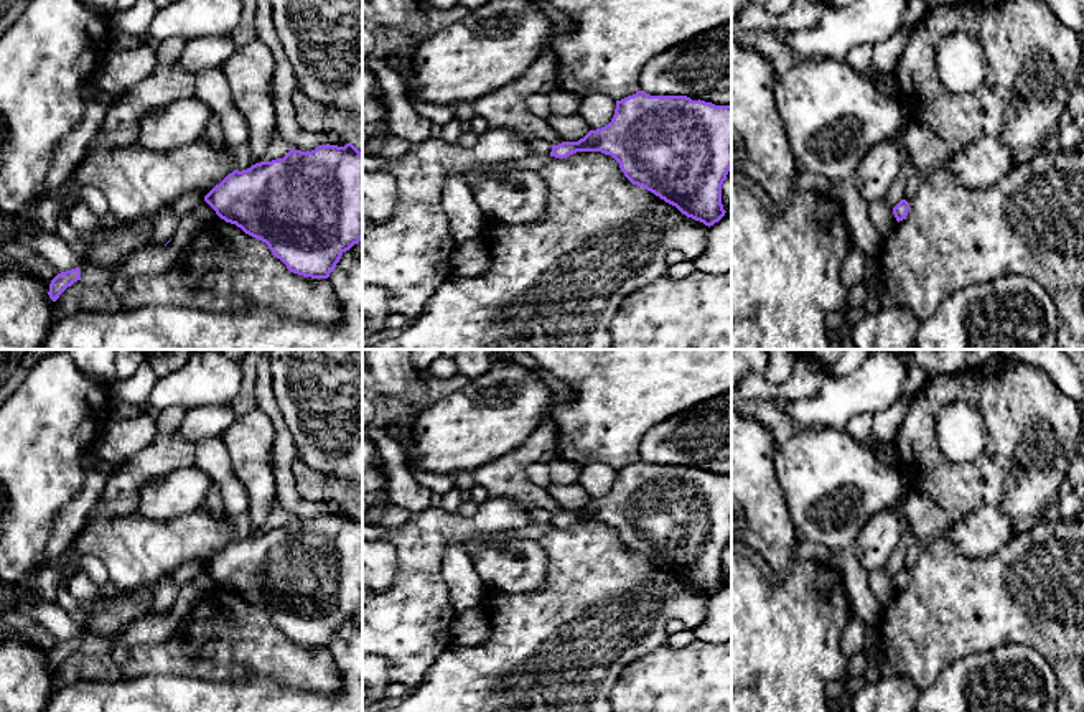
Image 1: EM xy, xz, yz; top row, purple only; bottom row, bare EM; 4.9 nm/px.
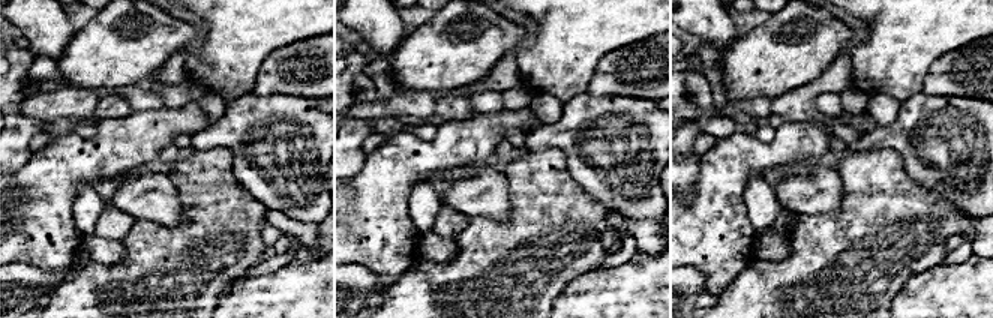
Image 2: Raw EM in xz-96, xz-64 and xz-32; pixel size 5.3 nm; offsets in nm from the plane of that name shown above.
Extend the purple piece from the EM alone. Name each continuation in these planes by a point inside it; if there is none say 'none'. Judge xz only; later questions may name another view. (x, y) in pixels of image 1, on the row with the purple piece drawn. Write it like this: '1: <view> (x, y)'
none

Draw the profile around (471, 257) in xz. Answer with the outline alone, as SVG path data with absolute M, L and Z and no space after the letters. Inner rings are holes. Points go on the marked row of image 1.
M481 237L451 242L451 277L479 277L491 267L491 252Z

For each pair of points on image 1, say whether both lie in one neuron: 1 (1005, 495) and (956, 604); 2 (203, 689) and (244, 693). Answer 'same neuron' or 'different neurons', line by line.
1: different neurons
2: same neuron

